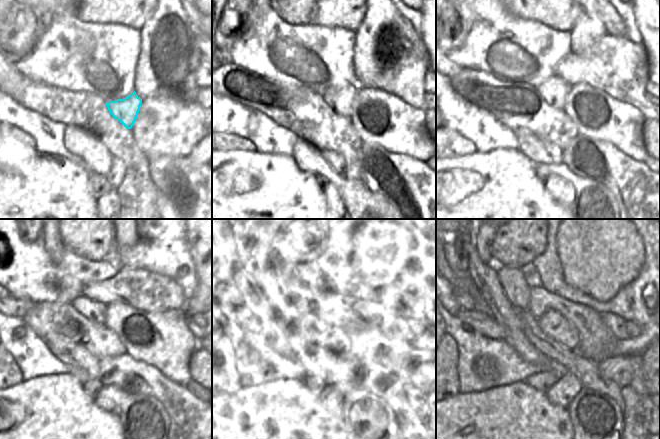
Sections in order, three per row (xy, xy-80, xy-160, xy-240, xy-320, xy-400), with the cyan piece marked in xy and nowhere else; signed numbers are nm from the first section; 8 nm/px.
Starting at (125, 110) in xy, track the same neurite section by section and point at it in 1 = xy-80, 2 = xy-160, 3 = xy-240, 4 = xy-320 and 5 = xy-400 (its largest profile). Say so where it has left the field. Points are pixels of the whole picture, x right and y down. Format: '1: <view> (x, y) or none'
1: xy-80 (340, 100)
2: xy-160 (554, 90)
3: xy-240 (91, 304)
4: xy-320 (303, 292)
5: xy-400 (512, 280)

